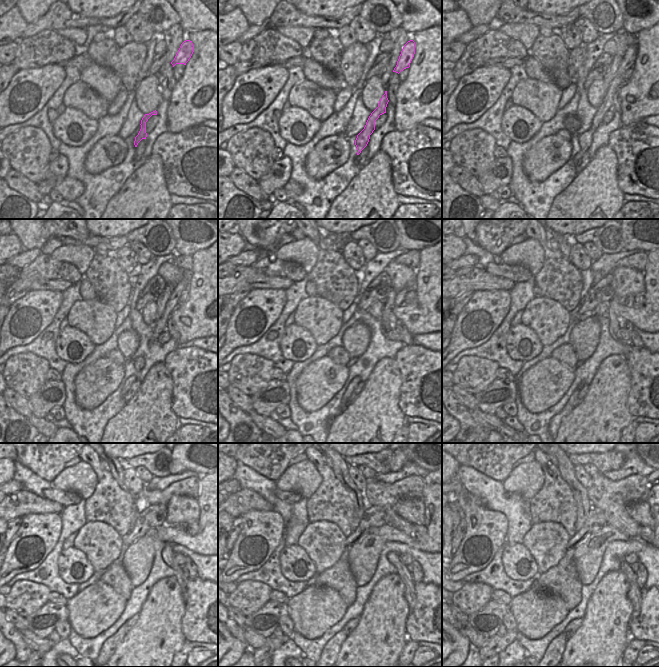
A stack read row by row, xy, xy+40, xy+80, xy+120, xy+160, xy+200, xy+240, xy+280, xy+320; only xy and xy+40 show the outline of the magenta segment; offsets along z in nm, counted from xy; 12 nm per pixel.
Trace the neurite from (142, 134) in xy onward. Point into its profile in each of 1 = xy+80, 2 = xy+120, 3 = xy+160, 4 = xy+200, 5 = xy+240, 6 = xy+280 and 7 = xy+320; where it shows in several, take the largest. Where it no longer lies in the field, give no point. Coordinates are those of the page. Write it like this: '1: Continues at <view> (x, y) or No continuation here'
1: Continues at xy+80 (585, 139)
2: Continues at xy+120 (160, 324)
3: Continues at xy+160 (344, 403)
4: Continues at xy+200 (555, 421)
5: Continues at xy+240 (110, 644)
6: Continues at xy+280 (333, 646)
7: Continues at xy+320 (557, 646)

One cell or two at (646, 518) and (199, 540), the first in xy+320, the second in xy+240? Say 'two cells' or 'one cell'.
two cells

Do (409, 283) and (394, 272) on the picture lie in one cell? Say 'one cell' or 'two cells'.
one cell

